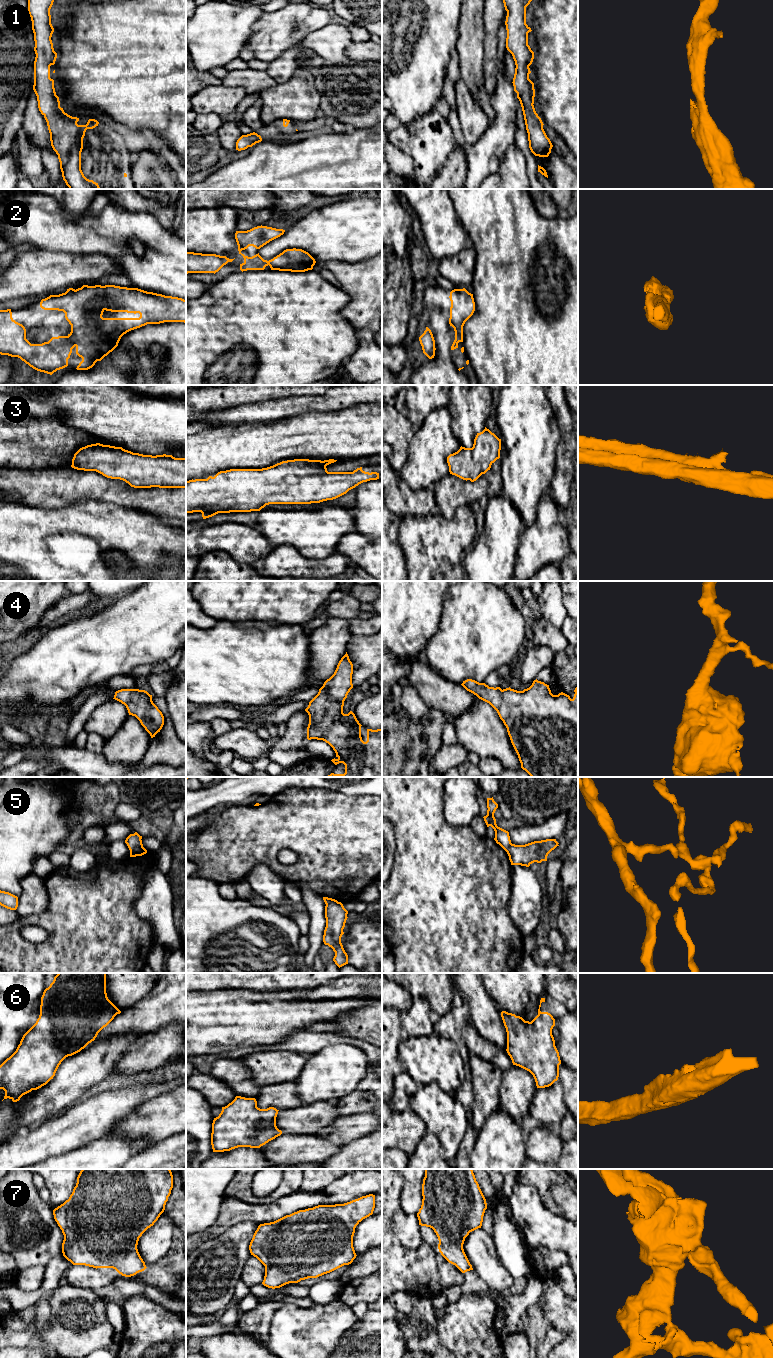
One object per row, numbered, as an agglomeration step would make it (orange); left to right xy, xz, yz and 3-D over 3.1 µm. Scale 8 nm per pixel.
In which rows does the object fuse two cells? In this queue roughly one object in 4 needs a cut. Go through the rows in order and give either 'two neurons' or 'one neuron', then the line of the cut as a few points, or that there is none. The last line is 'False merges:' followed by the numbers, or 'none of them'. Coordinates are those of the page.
1: one neuron | no cut
2: one neuron | no cut
3: one neuron | no cut
4: one neuron | no cut
5: two neurons | xy (142, 846), (130, 851)
6: one neuron | no cut
7: one neuron | no cut
False merges: 5

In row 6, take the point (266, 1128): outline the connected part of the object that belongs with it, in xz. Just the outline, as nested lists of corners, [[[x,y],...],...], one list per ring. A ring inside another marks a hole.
[[[236,1096],[227,1106],[222,1107],[212,1123],[211,1145],[213,1152],[230,1151],[238,1147],[260,1148],[282,1134],[276,1126],[278,1111],[274,1107],[260,1109],[255,1098]]]

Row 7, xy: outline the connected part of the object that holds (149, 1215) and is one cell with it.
[[[82,1169],[69,1199],[53,1210],[64,1235],[63,1256],[73,1265],[113,1268],[125,1277],[144,1271],[147,1267],[137,1249],[139,1238],[164,1212],[172,1188],[170,1169]]]

